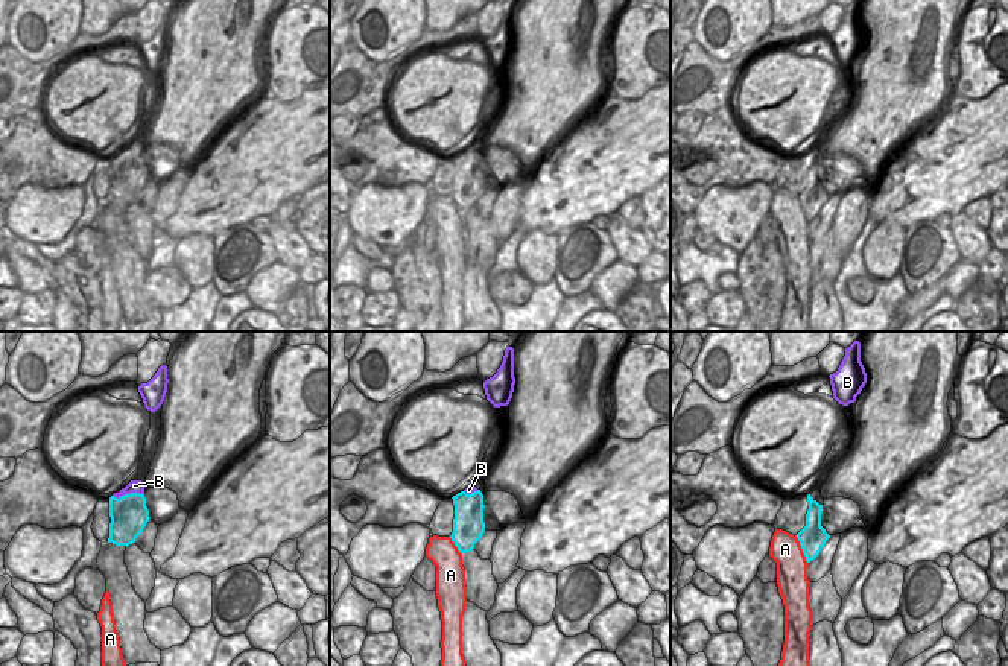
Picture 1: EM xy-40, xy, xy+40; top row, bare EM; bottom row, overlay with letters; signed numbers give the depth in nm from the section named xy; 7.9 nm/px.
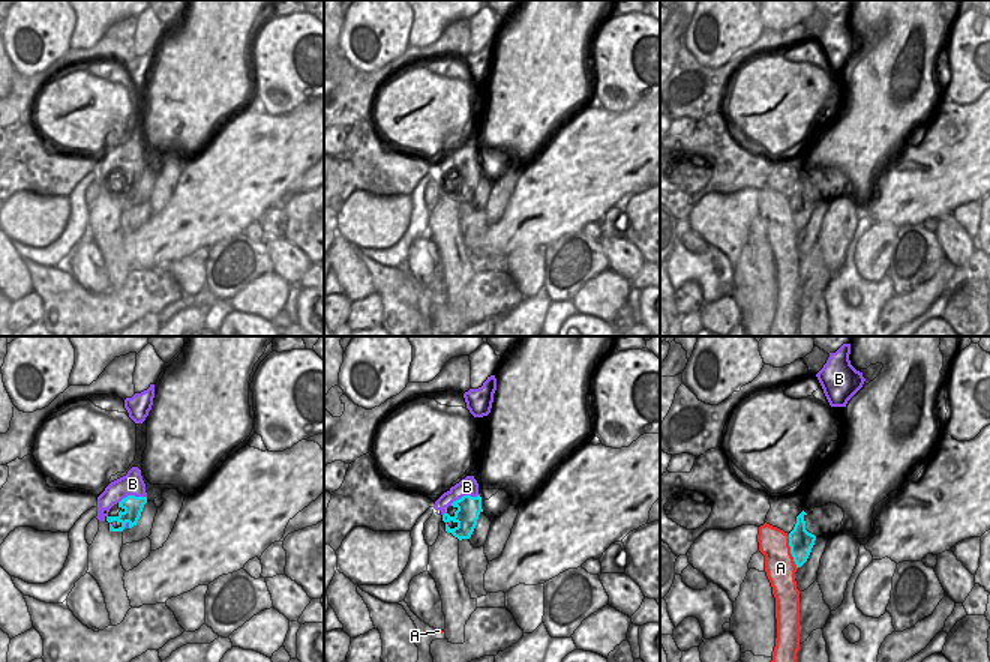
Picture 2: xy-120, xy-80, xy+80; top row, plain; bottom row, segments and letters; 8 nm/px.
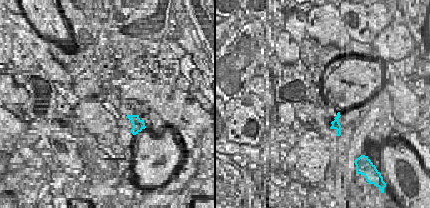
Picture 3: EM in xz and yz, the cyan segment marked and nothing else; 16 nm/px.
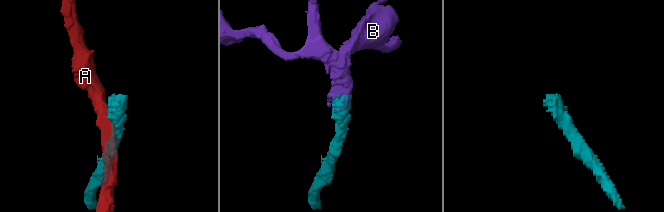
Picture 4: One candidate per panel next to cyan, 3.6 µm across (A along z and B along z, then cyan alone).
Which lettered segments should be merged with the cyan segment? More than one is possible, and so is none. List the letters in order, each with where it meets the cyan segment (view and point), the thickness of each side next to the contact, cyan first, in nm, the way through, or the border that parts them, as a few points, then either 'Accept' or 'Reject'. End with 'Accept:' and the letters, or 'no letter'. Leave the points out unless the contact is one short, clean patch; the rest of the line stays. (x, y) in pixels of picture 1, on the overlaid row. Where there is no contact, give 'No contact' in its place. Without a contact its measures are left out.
A: Touches cyan at xy+40 (801, 548). Thickness 220 nm (cyan) against 240 nm. Boundary: xy+40 (795, 535), (808, 563). Reject
B: Touches cyan at xy-40 (128, 494). Thickness 300 nm (cyan) against 100 nm. Path across: xy-40 (129, 514), (128, 494), (134, 485). Accept
Accept: B

